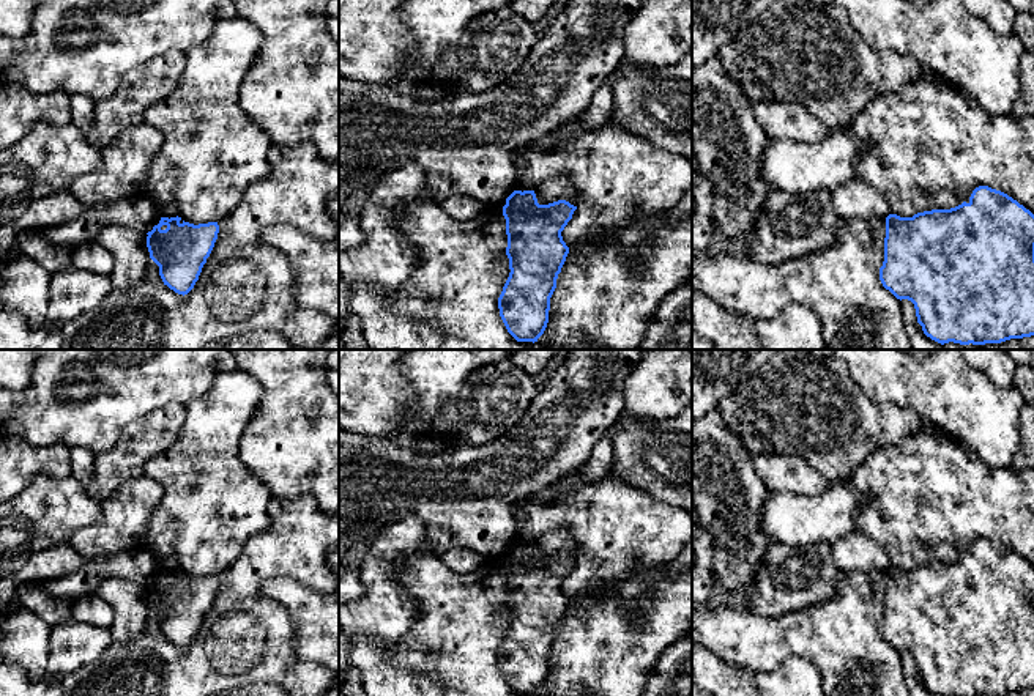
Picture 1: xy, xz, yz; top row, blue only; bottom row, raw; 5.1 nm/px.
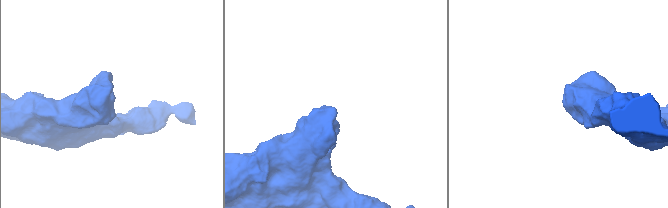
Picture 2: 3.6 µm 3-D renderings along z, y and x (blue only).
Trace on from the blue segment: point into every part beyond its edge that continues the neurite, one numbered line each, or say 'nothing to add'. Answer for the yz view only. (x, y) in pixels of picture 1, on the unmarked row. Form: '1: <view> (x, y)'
nothing to add

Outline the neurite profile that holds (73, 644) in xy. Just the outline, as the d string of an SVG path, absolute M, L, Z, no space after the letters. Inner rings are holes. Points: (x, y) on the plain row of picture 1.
M74 619L52 627L47 674L66 676L101 657L112 642L110 630Z

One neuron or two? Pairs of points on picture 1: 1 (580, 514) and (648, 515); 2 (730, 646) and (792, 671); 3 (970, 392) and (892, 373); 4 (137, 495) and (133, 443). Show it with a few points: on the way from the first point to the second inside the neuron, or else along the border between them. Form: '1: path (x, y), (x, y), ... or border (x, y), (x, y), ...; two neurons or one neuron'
1: path (598, 515), (631, 515); one neuron
2: border (815, 665), (790, 655), (773, 670), (755, 676); two neurons
3: path (951, 388), (940, 377), (911, 373); one neuron
4: border (144, 474), (123, 482), (104, 499); two neurons

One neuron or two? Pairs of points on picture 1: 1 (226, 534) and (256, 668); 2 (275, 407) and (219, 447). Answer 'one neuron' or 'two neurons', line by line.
1: two neurons
2: two neurons

